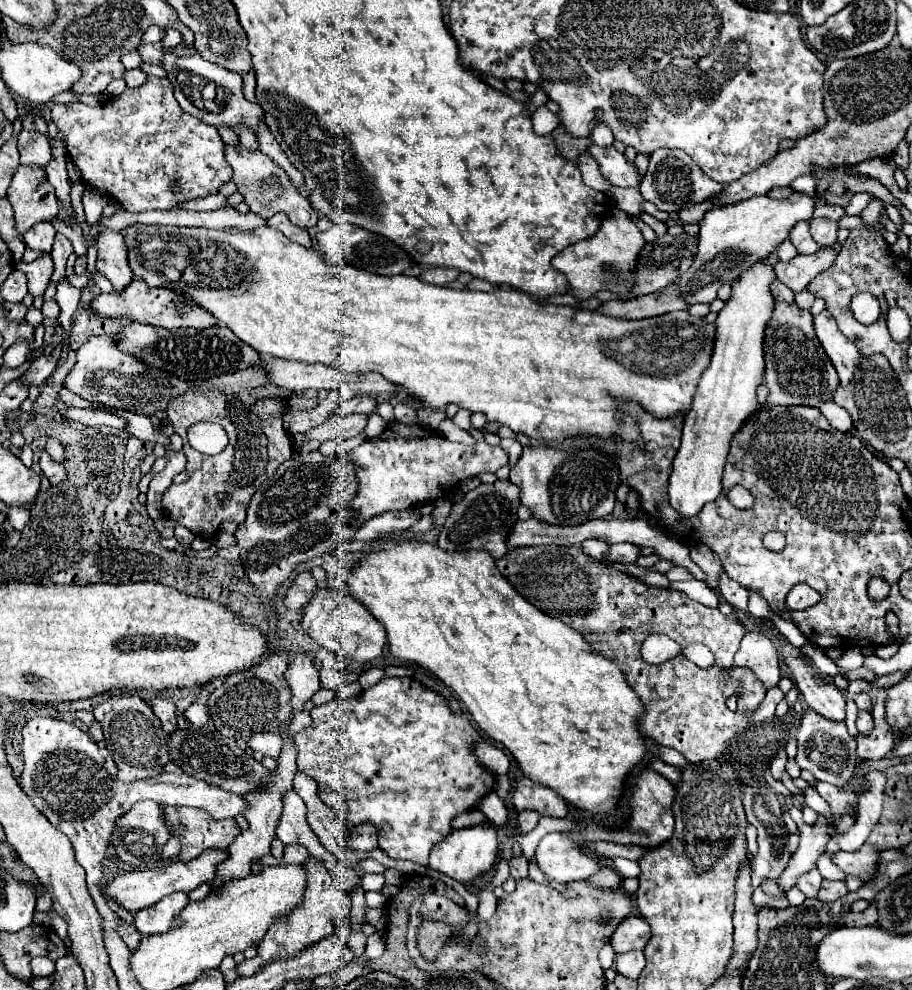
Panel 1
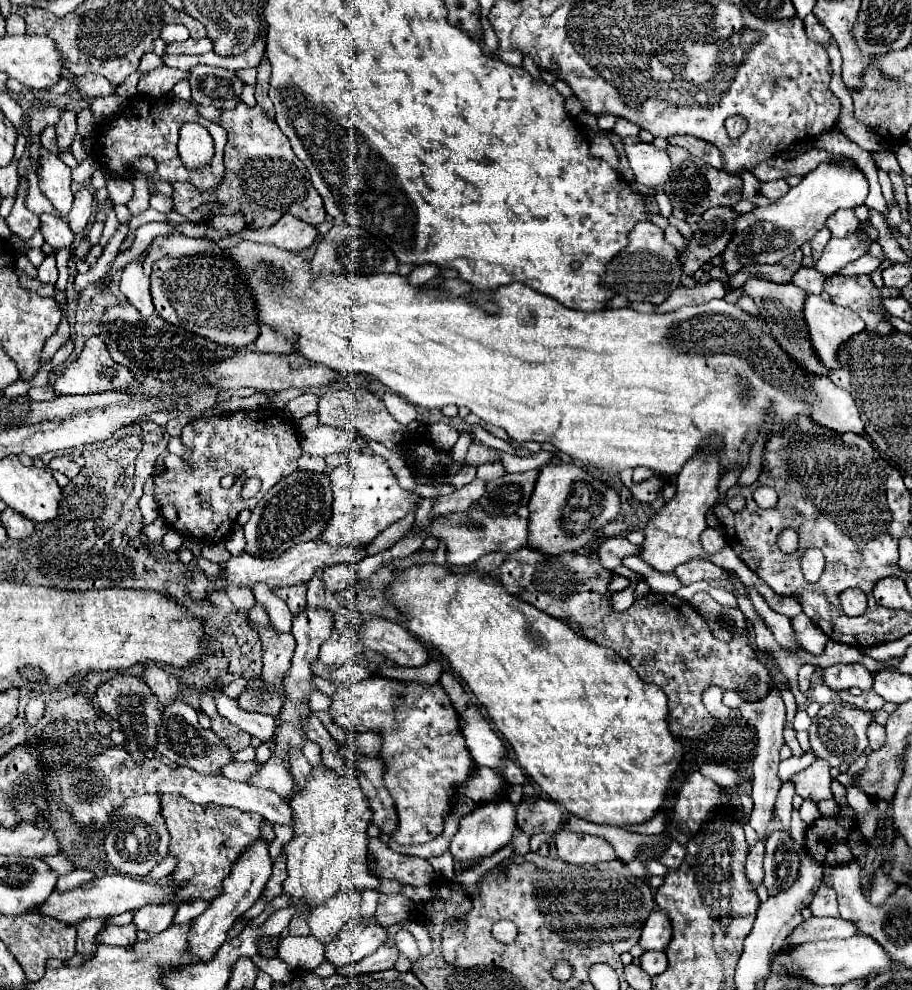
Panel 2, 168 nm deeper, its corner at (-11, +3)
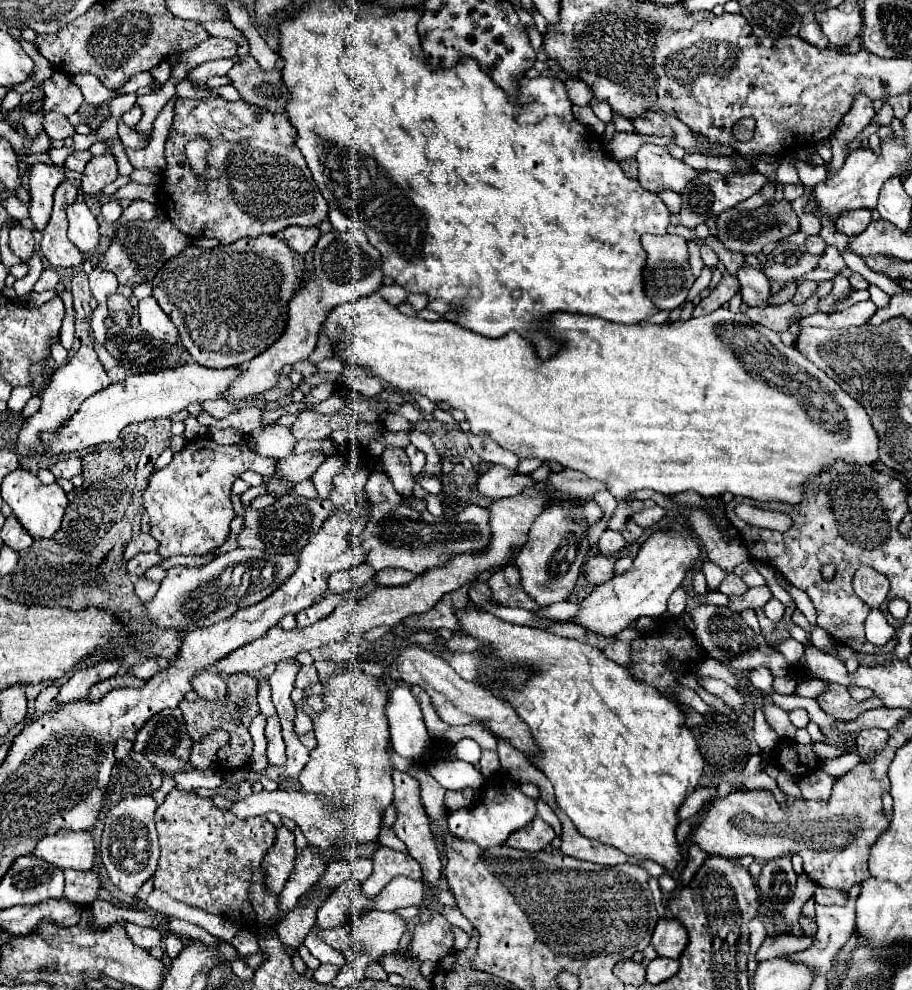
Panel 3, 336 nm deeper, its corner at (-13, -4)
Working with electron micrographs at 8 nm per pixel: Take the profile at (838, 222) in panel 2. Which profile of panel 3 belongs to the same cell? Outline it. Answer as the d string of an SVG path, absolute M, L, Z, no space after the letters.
M851 210L837 218L835 228L845 236L853 236L853 234L861 234L861 230L869 226L869 222L871 222L871 210Z

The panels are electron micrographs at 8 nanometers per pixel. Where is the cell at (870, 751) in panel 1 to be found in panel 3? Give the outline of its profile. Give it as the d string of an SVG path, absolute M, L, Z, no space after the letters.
M869 728L863 734L859 734L857 752L859 752L861 760L875 758L875 754L879 754L881 748L885 746L887 738L889 738L889 734L885 730L879 730L879 728Z

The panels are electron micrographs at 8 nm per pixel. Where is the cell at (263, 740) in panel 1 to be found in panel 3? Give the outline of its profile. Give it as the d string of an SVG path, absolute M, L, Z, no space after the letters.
M201 670L199 676L193 678L193 690L209 700L209 702L217 702L217 704L225 704L227 698L227 684L219 674L213 674L209 670Z

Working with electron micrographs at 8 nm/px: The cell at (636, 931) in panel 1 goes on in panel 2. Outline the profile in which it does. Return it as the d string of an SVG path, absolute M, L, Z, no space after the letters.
M655 909L645 927L643 927L643 933L641 933L641 939L639 939L639 945L649 951L663 951L669 941L671 941L671 935L673 935L673 925L671 925L671 919L665 915L665 911L661 909Z

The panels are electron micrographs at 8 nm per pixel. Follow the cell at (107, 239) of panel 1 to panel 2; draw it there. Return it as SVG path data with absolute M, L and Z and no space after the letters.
M133 261L125 267L121 275L121 293L127 297L127 301L139 309L143 319L149 319L155 315L155 307L151 303L149 293L149 277L143 273L143 265Z

